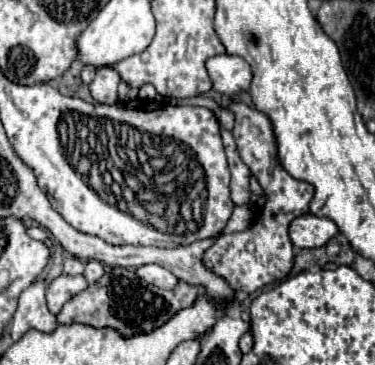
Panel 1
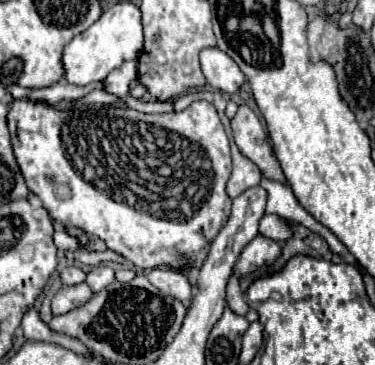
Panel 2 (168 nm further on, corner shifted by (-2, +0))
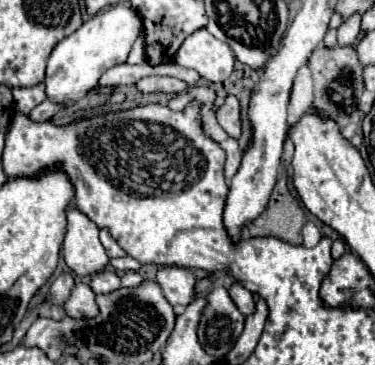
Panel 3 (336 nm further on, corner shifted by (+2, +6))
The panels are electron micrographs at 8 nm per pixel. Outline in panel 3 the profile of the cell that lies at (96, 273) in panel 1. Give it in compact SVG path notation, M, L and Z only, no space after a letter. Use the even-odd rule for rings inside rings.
M104 270L104 272L96 272L94 276L92 276L92 290L96 292L96 294L100 294L100 292L112 292L112 290L118 290L120 288L120 278L118 278L118 274L114 272L114 270Z

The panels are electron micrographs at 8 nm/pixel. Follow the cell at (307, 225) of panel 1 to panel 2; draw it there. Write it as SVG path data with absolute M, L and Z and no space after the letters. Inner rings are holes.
M266 214L262 220L260 220L260 234L270 238L270 240L276 240L276 242L284 242L288 240L288 226L284 226L286 220L282 220L280 216L272 216L272 214Z

